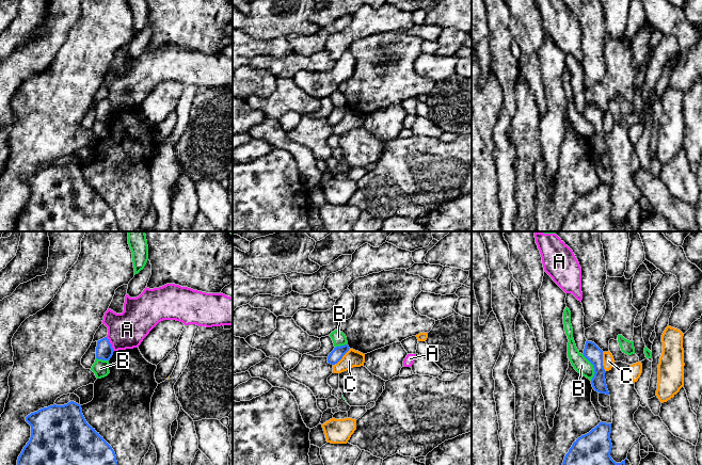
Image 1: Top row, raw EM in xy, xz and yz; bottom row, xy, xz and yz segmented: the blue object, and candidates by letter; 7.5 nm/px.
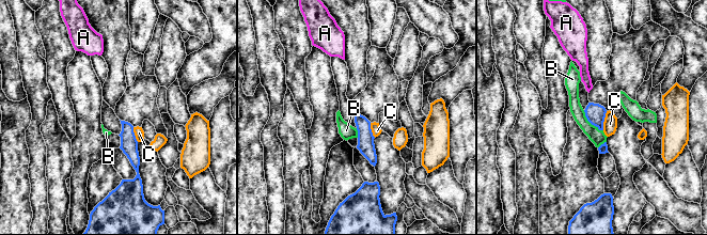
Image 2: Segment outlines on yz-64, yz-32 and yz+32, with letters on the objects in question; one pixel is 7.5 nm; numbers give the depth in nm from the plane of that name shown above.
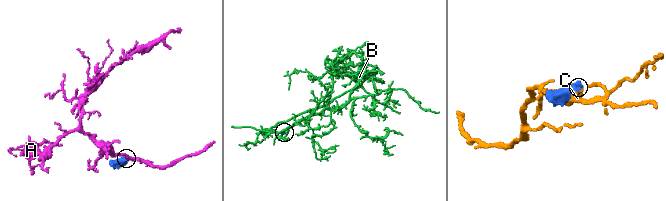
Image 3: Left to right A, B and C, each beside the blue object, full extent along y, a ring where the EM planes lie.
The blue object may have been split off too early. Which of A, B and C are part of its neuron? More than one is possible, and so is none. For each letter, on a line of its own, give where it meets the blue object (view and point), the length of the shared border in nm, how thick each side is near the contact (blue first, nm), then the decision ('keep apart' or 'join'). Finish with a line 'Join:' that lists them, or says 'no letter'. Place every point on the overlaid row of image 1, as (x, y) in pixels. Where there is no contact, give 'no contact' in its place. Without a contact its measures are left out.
A: contact xy (110, 343); length 120 nm; calibres 130 and 280 nm; keep apart
B: contact yz (593, 367); length 220 nm; calibres 120 and 120 nm; keep apart
C: contact yz (602, 362); length 150 nm; calibres 120 and 90 nm; keep apart
Join: no letter

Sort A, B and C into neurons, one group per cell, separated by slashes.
A / B / C

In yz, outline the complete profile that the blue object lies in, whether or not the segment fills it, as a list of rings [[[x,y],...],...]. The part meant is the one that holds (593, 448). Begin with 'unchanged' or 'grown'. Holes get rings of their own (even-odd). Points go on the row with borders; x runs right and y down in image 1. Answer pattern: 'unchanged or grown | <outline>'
unchanged | [[[600,422],[589,433],[578,437],[565,454],[562,465],[625,465],[625,460],[616,463],[611,456],[611,423]]]

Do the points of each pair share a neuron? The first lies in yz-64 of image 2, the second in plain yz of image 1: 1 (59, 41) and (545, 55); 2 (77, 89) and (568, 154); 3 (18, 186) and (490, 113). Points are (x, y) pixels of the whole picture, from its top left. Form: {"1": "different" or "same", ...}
{"1": "different", "2": "different", "3": "same"}

